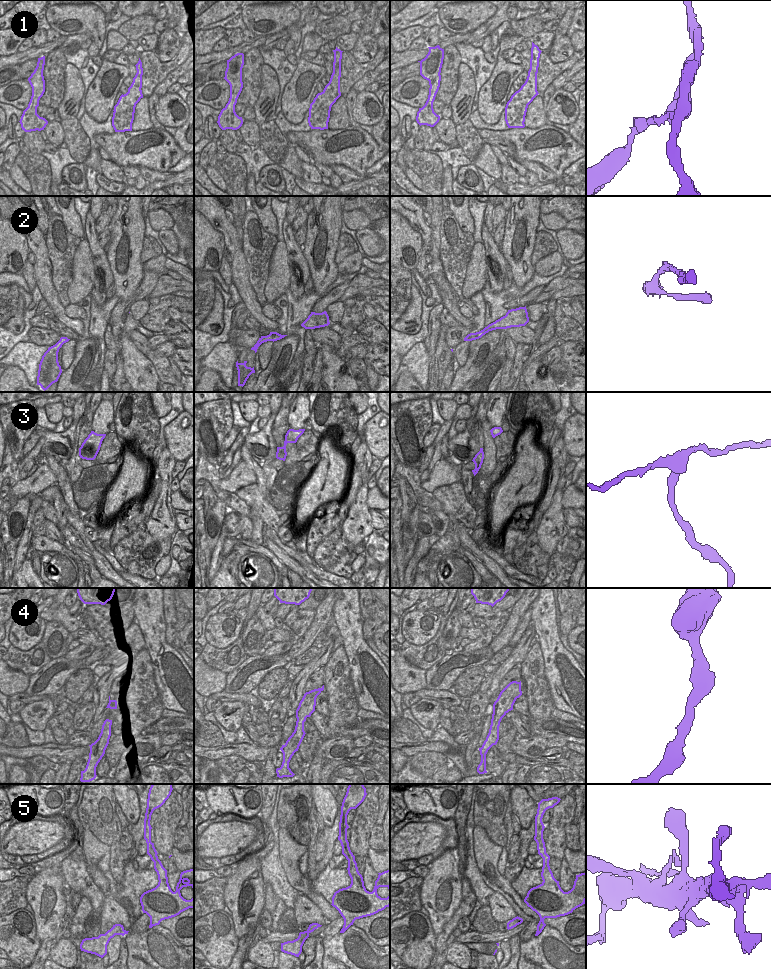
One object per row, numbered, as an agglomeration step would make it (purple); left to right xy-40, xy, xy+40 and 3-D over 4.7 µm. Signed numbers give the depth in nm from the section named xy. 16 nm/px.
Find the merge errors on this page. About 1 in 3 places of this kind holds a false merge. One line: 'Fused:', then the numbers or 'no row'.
Fused: 3

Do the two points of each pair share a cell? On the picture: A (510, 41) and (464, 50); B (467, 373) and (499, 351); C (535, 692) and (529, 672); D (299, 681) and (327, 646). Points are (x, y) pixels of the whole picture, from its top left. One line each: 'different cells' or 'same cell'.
A: different cells
B: different cells
C: same cell
D: same cell

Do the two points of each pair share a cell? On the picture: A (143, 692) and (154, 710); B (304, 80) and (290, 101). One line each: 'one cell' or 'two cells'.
A: one cell
B: one cell

